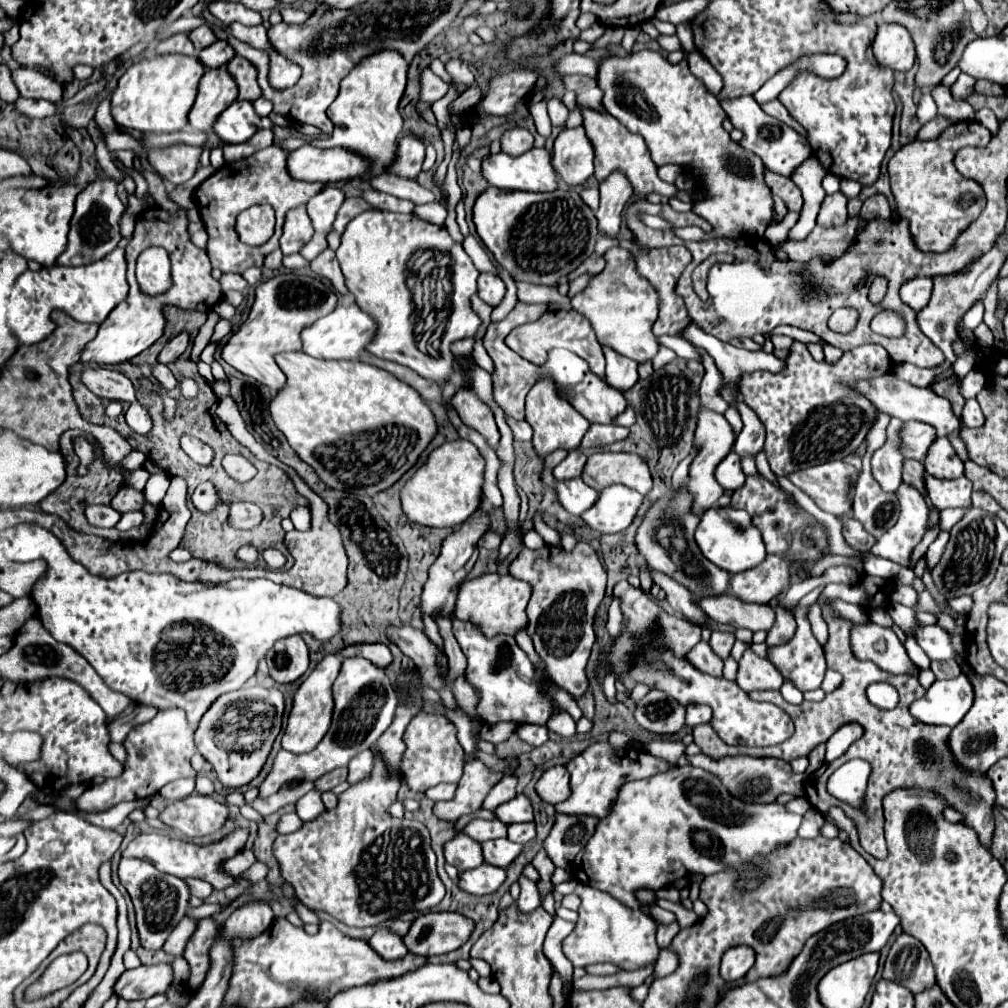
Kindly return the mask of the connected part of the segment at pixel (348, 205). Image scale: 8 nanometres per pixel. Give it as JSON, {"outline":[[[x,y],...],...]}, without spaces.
{"outline":[[[349,197],[349,199],[345,199],[343,207],[341,207],[339,213],[337,213],[337,219],[335,219],[335,223],[333,223],[333,229],[341,235],[341,233],[345,231],[345,227],[347,227],[347,223],[349,223],[353,217],[357,217],[359,213],[365,213],[365,211],[369,211],[369,209],[371,209],[371,205],[369,205],[363,197]]]}

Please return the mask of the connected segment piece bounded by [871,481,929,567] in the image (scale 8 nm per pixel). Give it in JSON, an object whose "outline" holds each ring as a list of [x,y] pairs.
{"outline":[[[901,481],[899,489],[895,493],[897,493],[897,499],[901,505],[899,521],[895,527],[891,527],[887,531],[887,535],[883,535],[875,543],[875,547],[871,551],[877,557],[885,557],[885,559],[891,559],[891,561],[907,567],[915,545],[921,541],[921,537],[925,533],[929,509],[927,509],[923,495],[917,491],[915,485]]]}

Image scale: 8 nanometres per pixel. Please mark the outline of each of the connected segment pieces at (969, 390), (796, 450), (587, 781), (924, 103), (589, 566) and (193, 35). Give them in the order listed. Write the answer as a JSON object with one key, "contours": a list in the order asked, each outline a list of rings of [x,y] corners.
{"contours":[[[[973,369],[973,371],[961,381],[961,395],[963,395],[965,399],[975,397],[975,395],[983,389],[983,383],[985,383],[985,379],[983,379],[983,371]]],[[[793,341],[783,373],[771,375],[755,371],[751,375],[743,375],[739,385],[745,395],[745,403],[755,411],[765,427],[767,441],[764,450],[773,473],[789,477],[793,471],[837,459],[839,453],[841,459],[853,453],[875,423],[877,411],[871,403],[867,403],[867,399],[845,389],[845,385],[857,379],[885,375],[891,369],[893,361],[881,345],[855,347],[843,353],[835,365],[829,365],[825,361],[817,363],[803,343]]],[[[607,739],[591,743],[585,751],[581,751],[577,757],[573,757],[567,763],[567,771],[571,775],[571,795],[563,803],[555,805],[557,813],[569,813],[569,815],[595,815],[595,817],[607,817],[621,785],[645,779],[663,771],[673,769],[665,759],[653,757],[639,745],[627,745],[627,747],[613,747]]],[[[923,93],[921,99],[919,99],[919,105],[917,105],[917,121],[921,125],[925,125],[927,121],[931,121],[935,117],[935,111],[937,111],[935,101],[931,99],[929,93]]],[[[579,541],[571,551],[557,545],[543,545],[541,549],[523,549],[509,565],[515,579],[523,579],[533,587],[527,605],[527,635],[533,639],[535,651],[547,665],[547,677],[557,687],[569,691],[575,699],[587,691],[585,667],[595,643],[593,621],[595,611],[605,595],[607,573],[589,543]]],[[[201,25],[201,27],[193,29],[193,31],[189,33],[189,39],[191,39],[191,43],[193,43],[197,49],[205,49],[205,47],[209,47],[211,43],[217,41],[217,37],[213,35],[213,31],[211,31],[207,25]]]]}

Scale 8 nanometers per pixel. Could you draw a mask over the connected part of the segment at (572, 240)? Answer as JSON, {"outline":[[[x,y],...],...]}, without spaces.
{"outline":[[[487,187],[473,205],[473,223],[477,235],[491,251],[495,261],[509,271],[515,281],[527,281],[533,285],[547,285],[559,287],[559,279],[575,271],[581,261],[593,255],[595,241],[597,241],[597,219],[593,211],[581,201],[579,193],[559,187],[553,193],[527,193],[527,191],[507,191],[497,187]]]}

